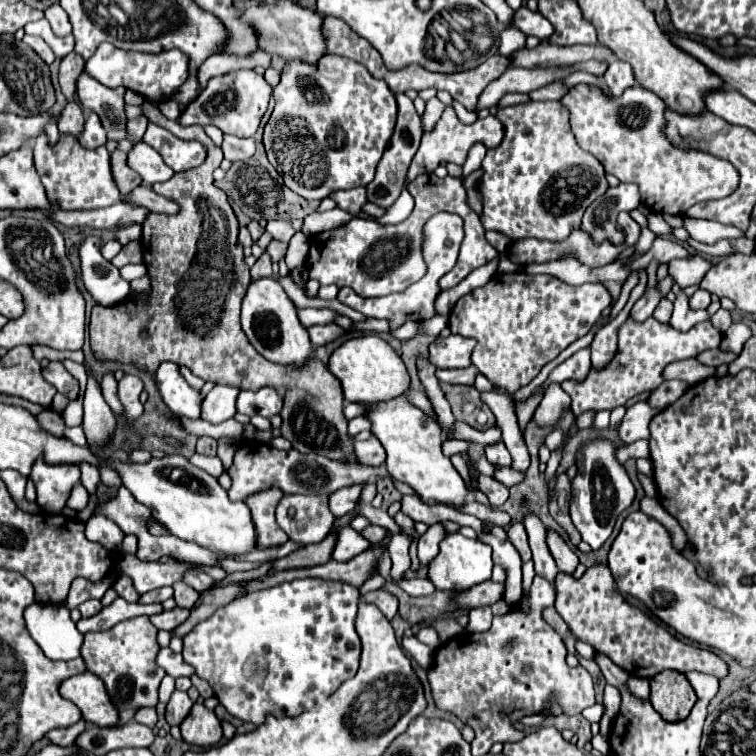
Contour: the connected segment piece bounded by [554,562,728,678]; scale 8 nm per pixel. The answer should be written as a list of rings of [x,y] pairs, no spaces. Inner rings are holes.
[[[596,562],[590,566],[580,580],[560,572],[556,576],[556,592],[558,596],[554,606],[574,636],[606,654],[630,676],[652,678],[662,670],[676,670],[682,674],[696,670],[716,678],[724,678],[728,674],[728,664],[720,656],[680,642],[674,634],[670,634],[670,630],[652,620],[638,606],[626,602],[624,596],[616,590],[616,582],[606,562]]]

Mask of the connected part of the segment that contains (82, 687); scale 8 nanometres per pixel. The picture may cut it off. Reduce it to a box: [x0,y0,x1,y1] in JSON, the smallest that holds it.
[60,672,118,726]

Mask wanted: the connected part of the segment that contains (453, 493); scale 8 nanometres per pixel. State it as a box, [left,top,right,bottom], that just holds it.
[364,396,466,506]

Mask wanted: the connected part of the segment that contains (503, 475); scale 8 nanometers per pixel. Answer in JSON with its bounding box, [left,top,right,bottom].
[494,466,524,488]

